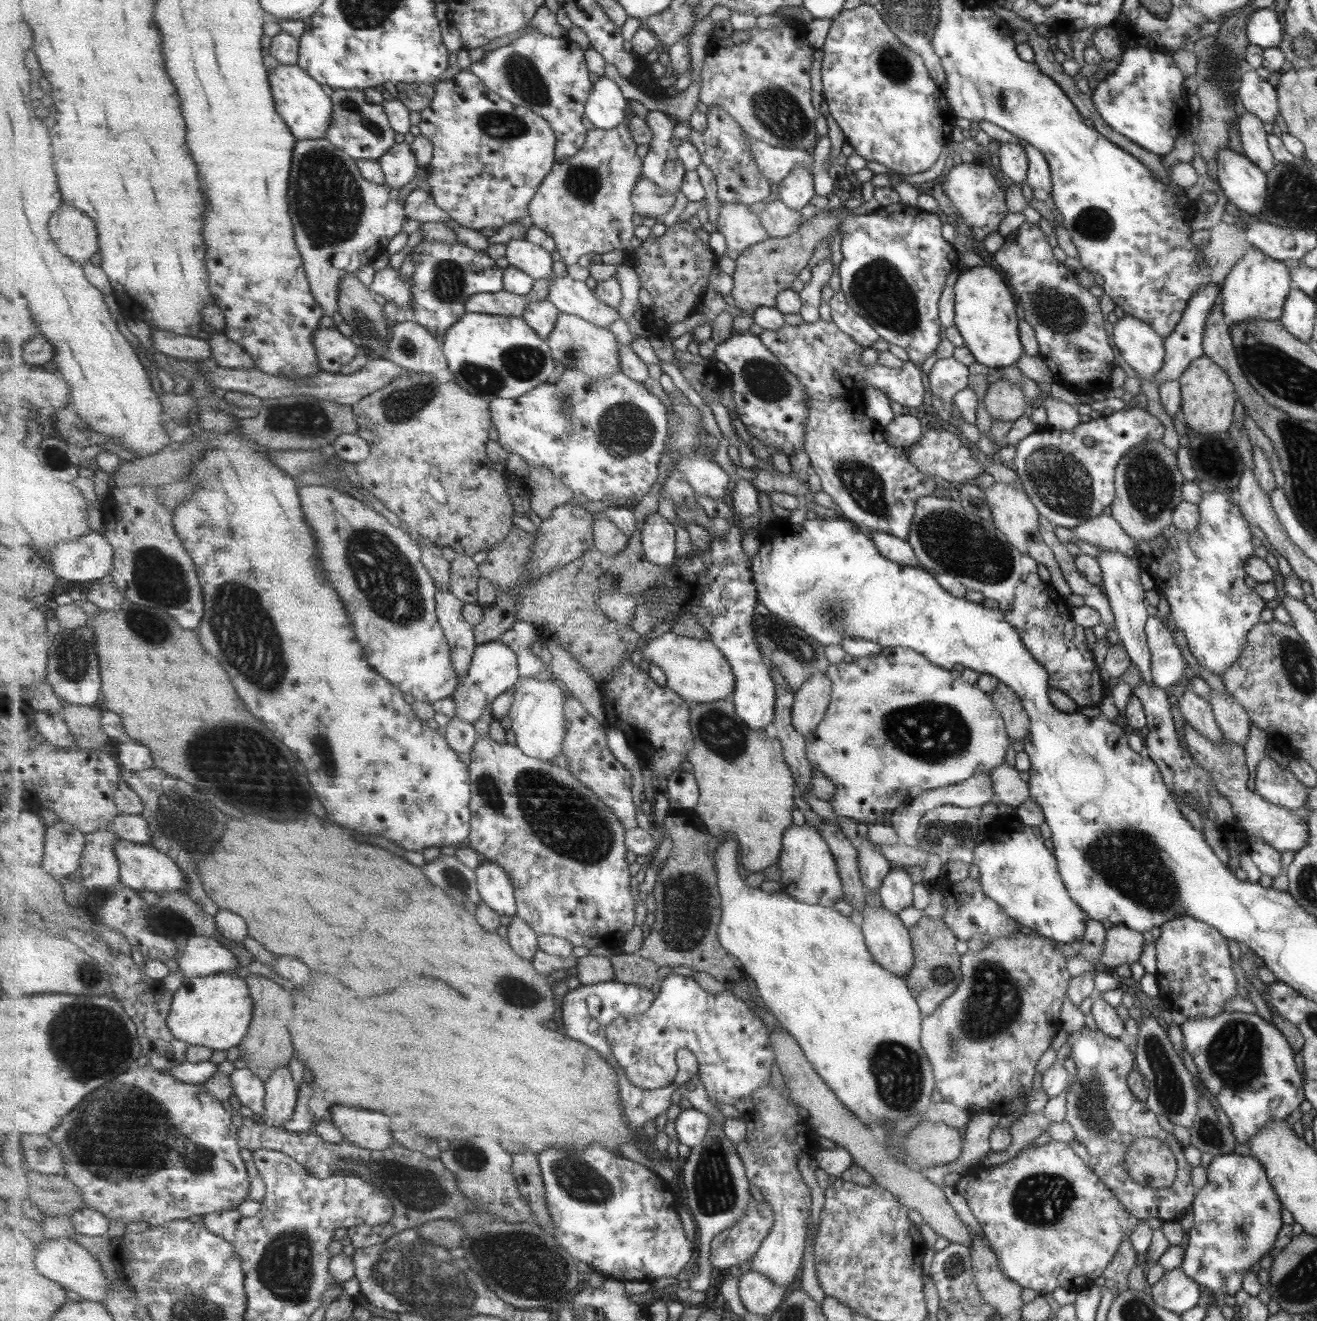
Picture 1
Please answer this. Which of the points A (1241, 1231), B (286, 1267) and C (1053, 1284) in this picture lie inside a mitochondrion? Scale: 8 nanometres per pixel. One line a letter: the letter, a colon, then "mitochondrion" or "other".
A: mitochondrion
B: mitochondrion
C: other

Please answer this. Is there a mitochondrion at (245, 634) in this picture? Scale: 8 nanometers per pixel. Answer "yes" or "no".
yes

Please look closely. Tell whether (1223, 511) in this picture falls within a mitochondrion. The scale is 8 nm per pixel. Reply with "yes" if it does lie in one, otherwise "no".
no

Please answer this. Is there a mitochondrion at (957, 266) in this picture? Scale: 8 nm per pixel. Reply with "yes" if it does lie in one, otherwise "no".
no

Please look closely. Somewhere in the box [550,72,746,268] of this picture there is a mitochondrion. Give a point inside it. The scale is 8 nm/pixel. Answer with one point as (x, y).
(582, 181)

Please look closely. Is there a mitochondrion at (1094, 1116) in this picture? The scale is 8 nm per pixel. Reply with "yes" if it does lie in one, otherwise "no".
yes

